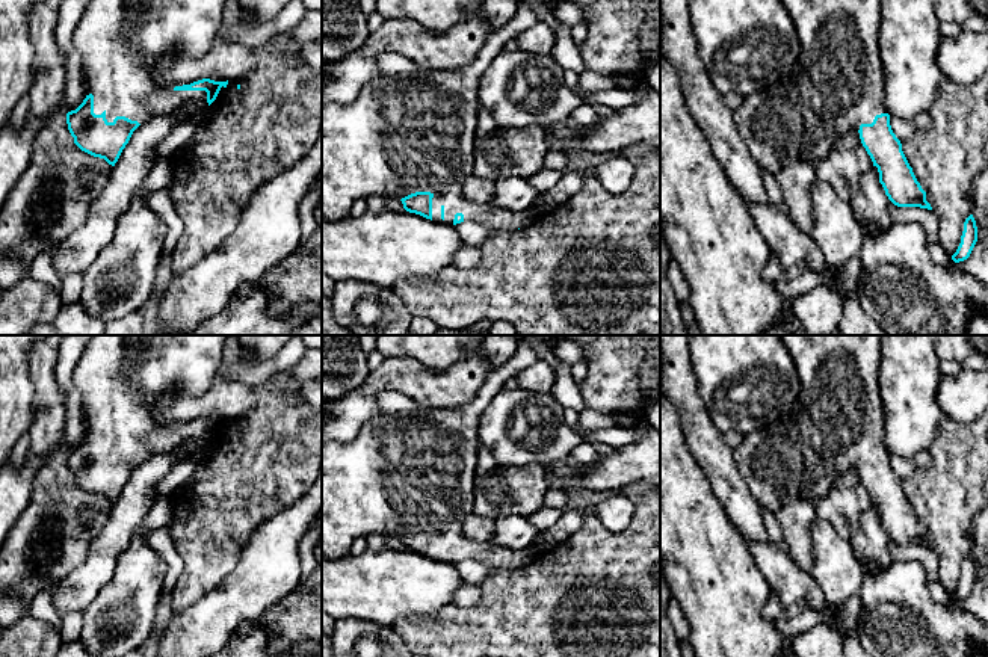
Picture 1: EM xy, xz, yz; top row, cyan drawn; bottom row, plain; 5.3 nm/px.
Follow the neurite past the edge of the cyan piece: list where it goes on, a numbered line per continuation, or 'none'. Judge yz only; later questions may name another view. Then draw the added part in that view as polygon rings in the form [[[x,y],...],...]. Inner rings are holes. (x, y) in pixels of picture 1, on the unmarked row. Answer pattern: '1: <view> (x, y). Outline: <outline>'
1: yz (837, 423). Outline: [[[781,335],[799,378],[799,399],[778,426],[754,430],[733,459],[760,506],[777,512],[784,501],[817,501],[844,471],[887,452],[884,411],[878,399],[882,335]]]

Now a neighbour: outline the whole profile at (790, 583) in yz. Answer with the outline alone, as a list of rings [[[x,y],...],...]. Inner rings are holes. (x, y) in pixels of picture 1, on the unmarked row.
[[[770,541],[749,542],[748,547],[757,568],[769,586],[777,591],[786,609],[802,598],[805,607],[826,609],[828,603],[819,586],[792,562],[787,551],[778,550]]]

